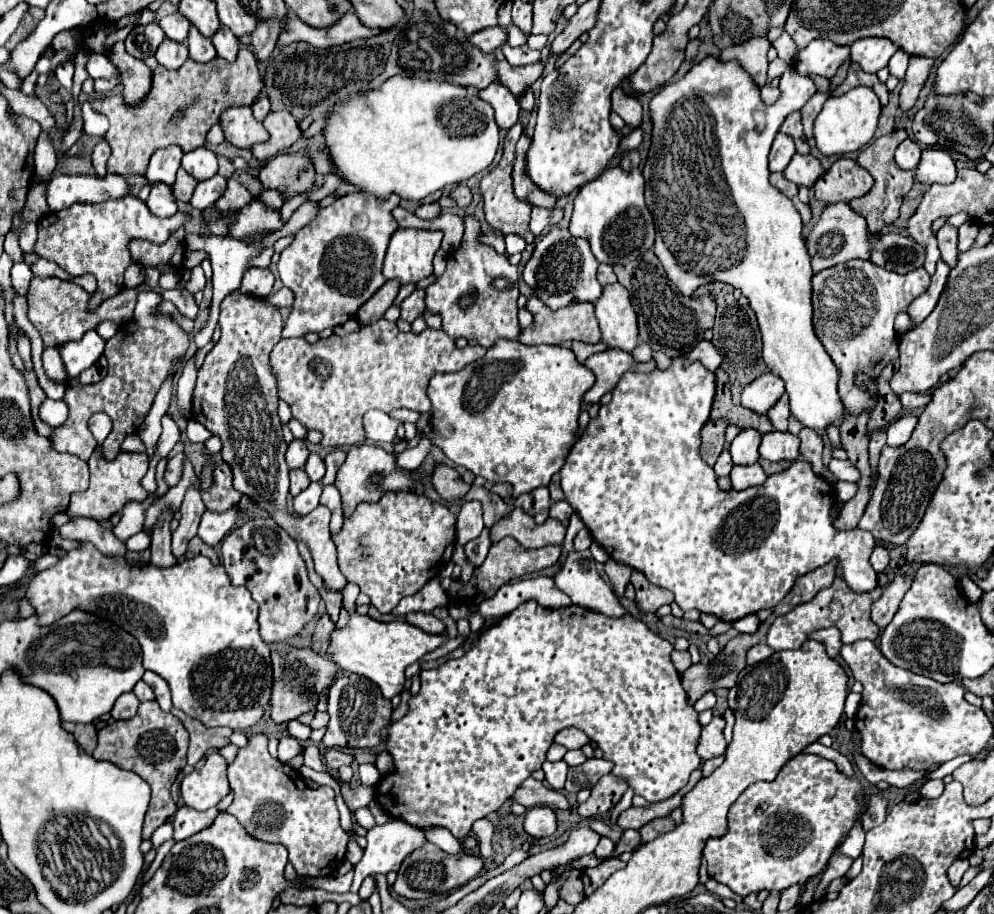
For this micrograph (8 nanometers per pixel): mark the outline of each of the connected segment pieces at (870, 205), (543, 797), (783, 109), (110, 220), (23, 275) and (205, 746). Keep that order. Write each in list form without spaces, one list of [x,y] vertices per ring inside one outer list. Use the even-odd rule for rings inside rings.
[[[895,130],[893,134],[887,134],[887,136],[881,136],[877,138],[875,142],[871,142],[857,158],[857,164],[863,166],[867,172],[873,172],[873,178],[875,178],[875,184],[871,188],[871,192],[867,192],[865,196],[861,198],[855,198],[853,202],[849,202],[849,208],[855,210],[857,214],[861,214],[865,220],[867,220],[867,230],[871,234],[879,234],[879,230],[887,224],[893,224],[899,216],[899,206],[901,206],[901,200],[903,196],[911,190],[913,186],[913,172],[911,170],[901,170],[895,160],[893,160],[893,152],[897,148],[897,144],[901,144],[903,140],[907,138],[907,132],[905,130]]]
[[[531,776],[519,786],[519,790],[511,796],[511,800],[523,804],[525,808],[533,808],[533,806],[569,808],[569,802],[561,792],[557,792],[553,788],[547,788],[543,782],[537,782]]]
[[[707,56],[693,64],[681,80],[665,84],[649,102],[653,124],[651,148],[641,172],[645,178],[645,202],[653,214],[657,232],[653,252],[665,268],[667,278],[683,296],[691,296],[699,286],[709,282],[725,282],[739,288],[757,314],[763,334],[763,360],[769,370],[785,382],[791,414],[803,426],[821,430],[819,434],[823,434],[829,424],[837,424],[845,414],[845,406],[839,402],[837,392],[839,372],[813,332],[813,270],[801,234],[801,216],[791,200],[771,186],[767,168],[767,154],[779,126],[791,112],[807,104],[817,92],[817,86],[811,78],[795,76],[795,72],[787,68],[781,76],[779,89],[781,98],[767,106],[759,96],[757,84],[737,60],[723,62],[717,56]]]
[[[121,198],[121,200],[107,200],[101,204],[73,204],[61,212],[49,212],[37,224],[37,242],[35,254],[53,260],[72,276],[80,276],[89,272],[97,278],[97,290],[89,294],[89,312],[113,296],[115,292],[123,290],[123,272],[125,266],[131,264],[131,254],[127,244],[133,238],[145,238],[155,244],[163,244],[167,236],[187,222],[187,214],[177,212],[169,218],[157,218],[147,212],[145,202],[139,198]]]
[[[13,264],[13,268],[11,268],[11,284],[13,284],[15,292],[25,296],[27,290],[29,290],[31,278],[33,278],[33,274],[31,274],[29,264]]]
[[[171,708],[171,714],[175,714],[183,726],[187,728],[191,740],[189,740],[189,750],[187,750],[187,764],[195,766],[197,760],[209,750],[209,748],[221,748],[230,744],[229,736],[233,730],[227,727],[207,728],[203,724],[199,724],[199,720],[187,716],[185,712],[179,712],[175,708]]]

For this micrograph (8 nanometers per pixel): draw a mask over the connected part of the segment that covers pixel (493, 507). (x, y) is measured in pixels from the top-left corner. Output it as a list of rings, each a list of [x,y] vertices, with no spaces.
[[[471,486],[471,490],[463,496],[461,502],[469,502],[469,500],[479,500],[483,506],[483,520],[485,526],[491,528],[491,524],[495,524],[495,520],[499,520],[499,516],[505,516],[511,508],[493,492],[489,492],[487,488],[479,488],[479,486]]]

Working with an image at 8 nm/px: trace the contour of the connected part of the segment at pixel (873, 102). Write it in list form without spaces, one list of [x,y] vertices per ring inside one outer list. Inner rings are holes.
[[[859,86],[859,88],[849,90],[843,96],[831,96],[823,104],[823,110],[819,112],[819,116],[815,118],[815,132],[813,132],[815,146],[819,148],[821,154],[843,156],[849,152],[857,152],[865,144],[869,144],[869,140],[873,138],[879,114],[881,114],[881,104],[875,92],[871,92],[871,88]]]

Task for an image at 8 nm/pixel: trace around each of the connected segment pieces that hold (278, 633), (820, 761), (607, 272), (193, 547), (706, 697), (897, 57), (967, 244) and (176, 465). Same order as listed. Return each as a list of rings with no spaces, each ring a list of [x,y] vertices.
[[[253,518],[231,530],[221,546],[223,566],[235,586],[247,586],[259,604],[261,638],[269,646],[277,646],[295,634],[319,614],[321,596],[309,582],[305,562],[297,552],[295,540],[283,532],[271,518]]]
[[[799,754],[789,760],[779,776],[771,782],[751,784],[729,810],[729,830],[721,838],[711,838],[705,844],[703,856],[707,860],[707,872],[713,880],[727,884],[735,894],[747,896],[759,890],[785,890],[793,884],[805,884],[825,870],[825,864],[843,838],[855,824],[855,818],[865,812],[865,804],[855,800],[855,794],[863,792],[859,780],[845,778],[831,760],[815,754]]]
[[[599,264],[599,282],[601,282],[601,286],[607,286],[607,284],[613,284],[613,282],[617,282],[617,278],[615,278],[615,274],[613,274],[613,268],[609,266],[609,264]]]
[[[195,536],[191,542],[189,542],[189,546],[187,546],[187,554],[185,554],[185,558],[191,558],[191,556],[197,556],[197,554],[203,554],[203,556],[207,556],[213,564],[219,564],[219,558],[217,558],[217,554],[215,554],[215,550],[211,548],[211,546],[207,546],[199,536]]]
[[[713,691],[706,692],[695,704],[693,707],[695,710],[700,713],[702,711],[712,709],[716,704],[716,695]]]
[[[897,50],[893,56],[891,56],[891,60],[889,60],[889,74],[891,76],[895,76],[895,78],[903,78],[903,72],[907,70],[907,60],[909,60],[909,54],[905,54],[903,50]]]
[[[965,222],[959,226],[959,242],[957,242],[957,250],[965,252],[973,246],[975,240],[975,232],[977,232],[977,224],[975,222]]]
[[[173,456],[169,458],[167,462],[167,470],[165,470],[165,480],[169,486],[175,486],[183,474],[183,462],[185,462],[185,456]]]

